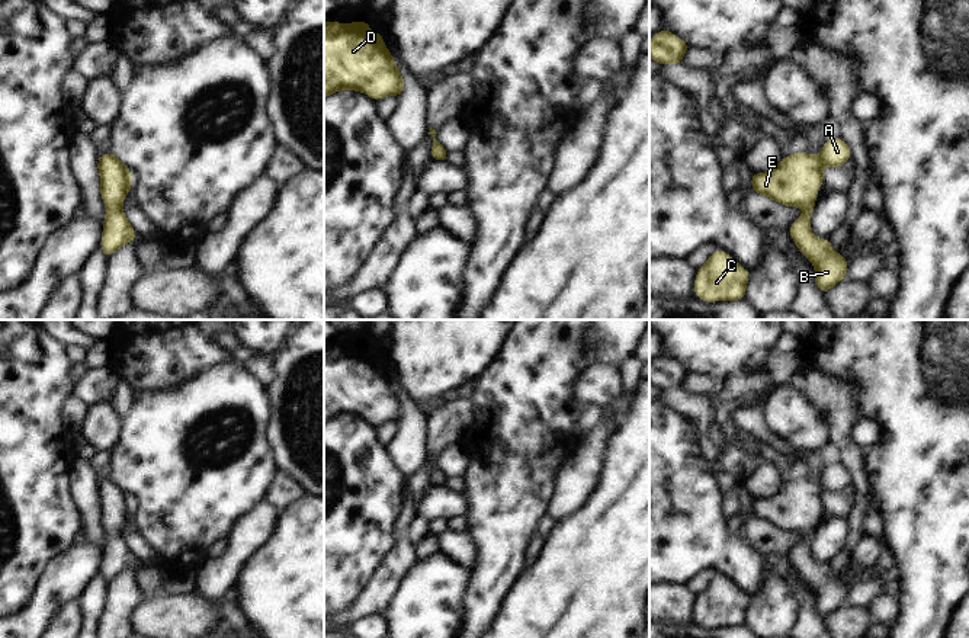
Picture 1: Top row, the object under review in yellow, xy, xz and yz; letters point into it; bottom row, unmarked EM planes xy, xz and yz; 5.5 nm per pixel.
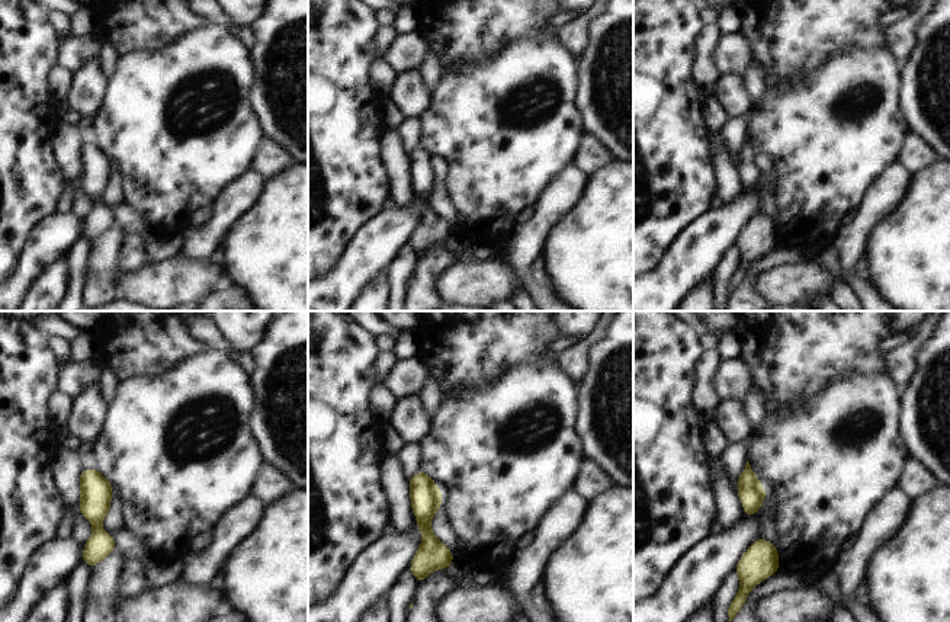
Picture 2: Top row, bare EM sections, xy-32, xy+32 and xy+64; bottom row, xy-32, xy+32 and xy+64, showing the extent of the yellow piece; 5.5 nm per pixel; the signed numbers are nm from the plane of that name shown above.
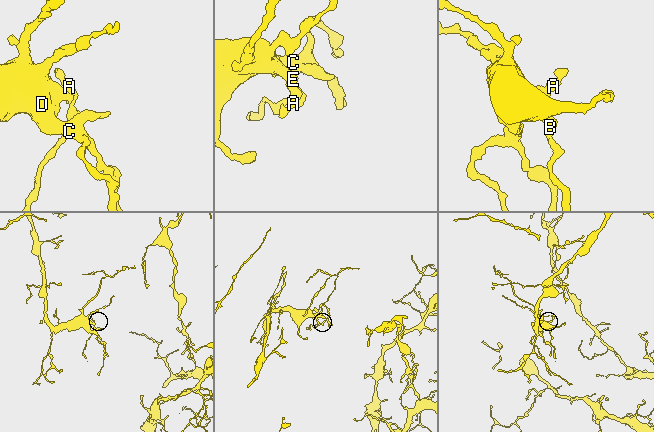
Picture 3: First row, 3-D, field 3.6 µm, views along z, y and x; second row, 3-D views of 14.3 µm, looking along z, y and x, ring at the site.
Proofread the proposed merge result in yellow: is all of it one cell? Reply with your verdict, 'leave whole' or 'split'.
leave whole

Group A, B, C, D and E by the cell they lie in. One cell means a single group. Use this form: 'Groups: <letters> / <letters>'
Groups: A B C D E.

